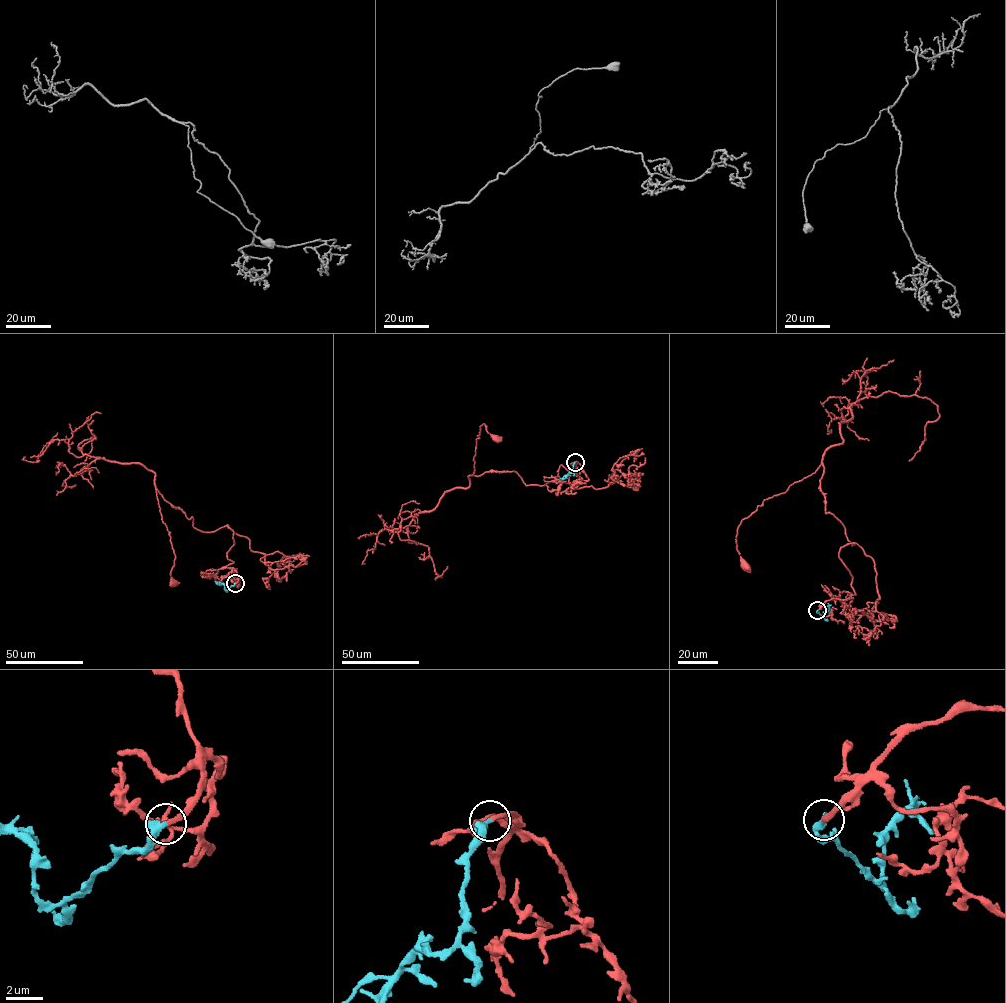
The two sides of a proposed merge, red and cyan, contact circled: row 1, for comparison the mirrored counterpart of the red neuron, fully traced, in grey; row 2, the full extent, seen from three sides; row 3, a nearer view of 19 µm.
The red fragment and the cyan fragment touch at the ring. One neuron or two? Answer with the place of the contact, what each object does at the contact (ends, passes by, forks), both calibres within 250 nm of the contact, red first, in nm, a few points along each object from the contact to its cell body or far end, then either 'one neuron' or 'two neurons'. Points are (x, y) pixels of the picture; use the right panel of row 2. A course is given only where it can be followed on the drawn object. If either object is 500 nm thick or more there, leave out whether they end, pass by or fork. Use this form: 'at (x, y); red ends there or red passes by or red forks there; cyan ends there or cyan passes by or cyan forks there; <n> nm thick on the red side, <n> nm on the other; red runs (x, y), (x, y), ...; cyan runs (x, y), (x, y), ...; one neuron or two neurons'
at (817, 610); red ends there; cyan ends there; 240 nm thick on the red side, 400 nm on the other; red runs (817, 610), (856, 595), (839, 556), (854, 544), (825, 513), (822, 461), (741, 521), (736, 542), (746, 565); cyan runs (817, 610), (823, 618), (828, 603); one neuron

